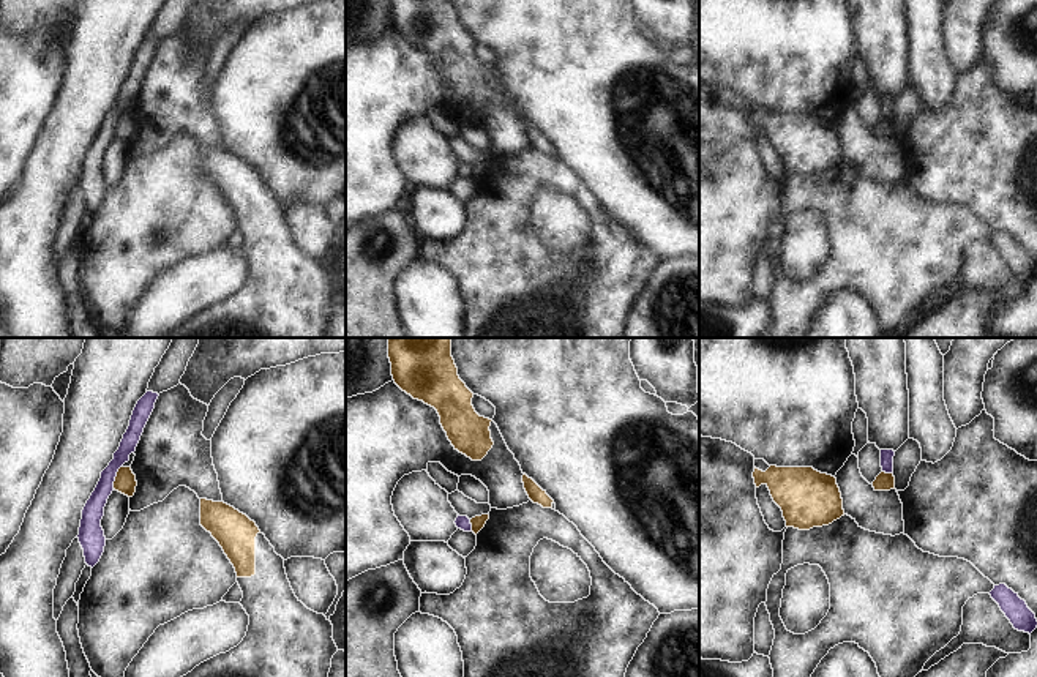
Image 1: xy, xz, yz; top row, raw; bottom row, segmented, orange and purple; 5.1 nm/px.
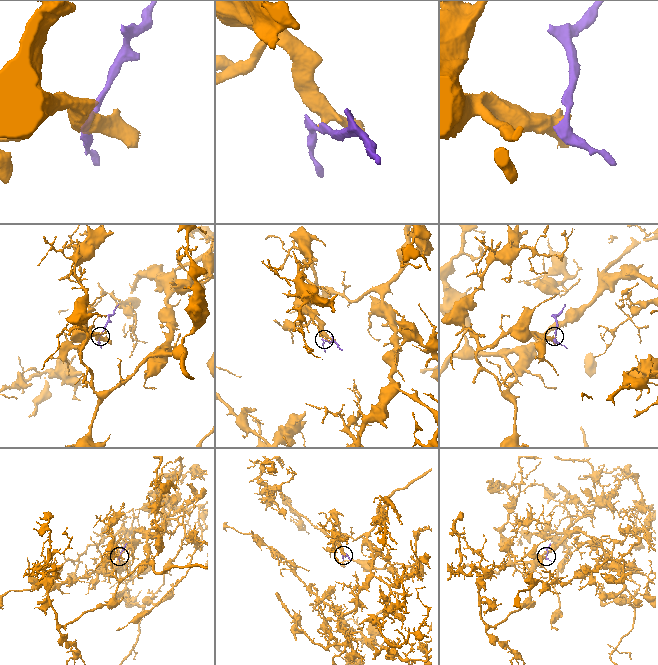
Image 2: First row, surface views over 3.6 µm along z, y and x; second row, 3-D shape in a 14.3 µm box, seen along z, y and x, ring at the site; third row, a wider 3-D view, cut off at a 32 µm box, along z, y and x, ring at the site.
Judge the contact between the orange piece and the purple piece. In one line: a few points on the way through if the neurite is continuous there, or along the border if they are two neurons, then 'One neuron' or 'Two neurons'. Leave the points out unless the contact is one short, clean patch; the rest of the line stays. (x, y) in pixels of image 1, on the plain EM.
Boundary: xy (120, 112), (112, 134). Two neurons

